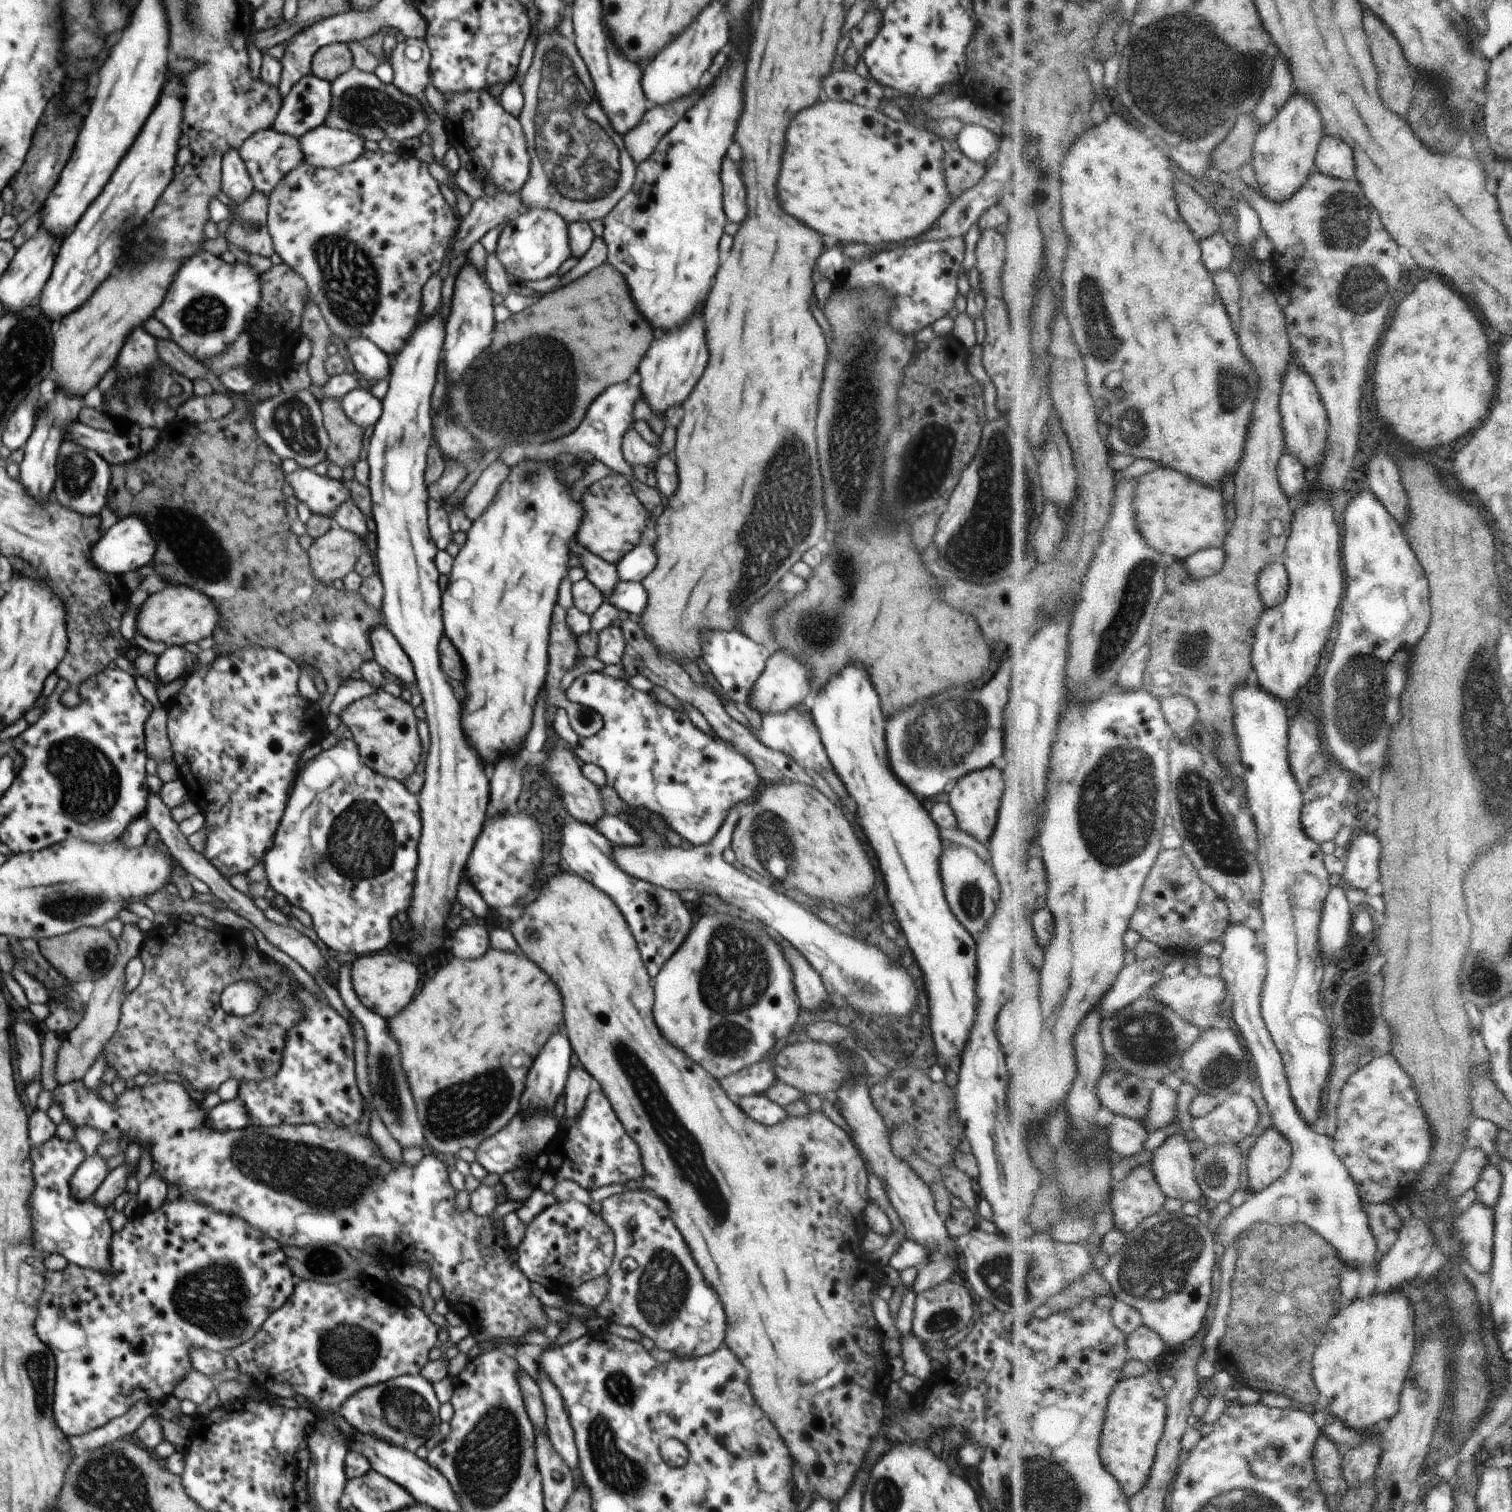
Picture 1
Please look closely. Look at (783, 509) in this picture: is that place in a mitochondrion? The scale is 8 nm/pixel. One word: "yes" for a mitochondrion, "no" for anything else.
yes

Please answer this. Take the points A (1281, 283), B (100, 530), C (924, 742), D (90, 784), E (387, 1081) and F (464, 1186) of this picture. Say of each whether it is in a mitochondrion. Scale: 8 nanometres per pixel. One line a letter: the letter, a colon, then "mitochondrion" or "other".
A: other
B: other
C: mitochondrion
D: mitochondrion
E: mitochondrion
F: other

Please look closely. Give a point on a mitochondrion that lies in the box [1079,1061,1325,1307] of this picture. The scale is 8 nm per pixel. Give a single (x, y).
(1158, 1265)

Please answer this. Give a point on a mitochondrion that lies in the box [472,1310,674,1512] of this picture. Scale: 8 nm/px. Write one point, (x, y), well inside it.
(623, 1475)

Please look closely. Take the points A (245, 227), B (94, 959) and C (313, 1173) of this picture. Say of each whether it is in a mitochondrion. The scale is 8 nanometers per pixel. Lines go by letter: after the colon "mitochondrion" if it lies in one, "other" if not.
A: mitochondrion
B: mitochondrion
C: mitochondrion

